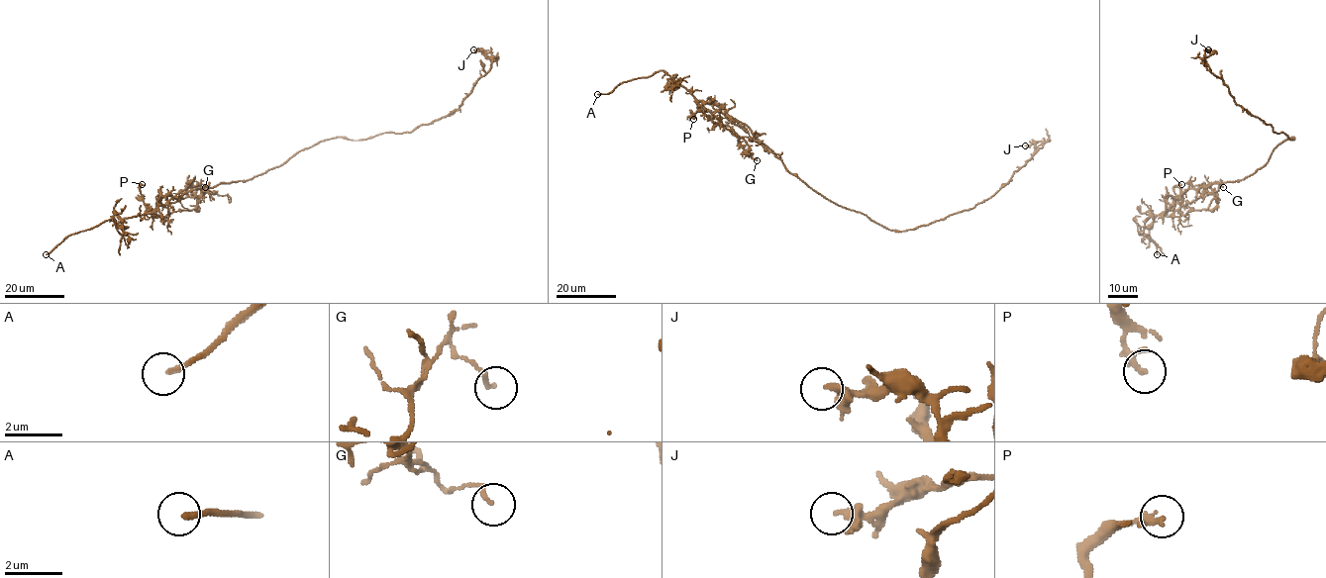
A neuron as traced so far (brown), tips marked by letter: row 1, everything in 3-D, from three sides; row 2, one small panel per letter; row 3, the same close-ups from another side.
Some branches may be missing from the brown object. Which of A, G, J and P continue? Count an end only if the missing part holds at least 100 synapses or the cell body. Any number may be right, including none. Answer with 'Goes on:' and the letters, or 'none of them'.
Goes on: A

